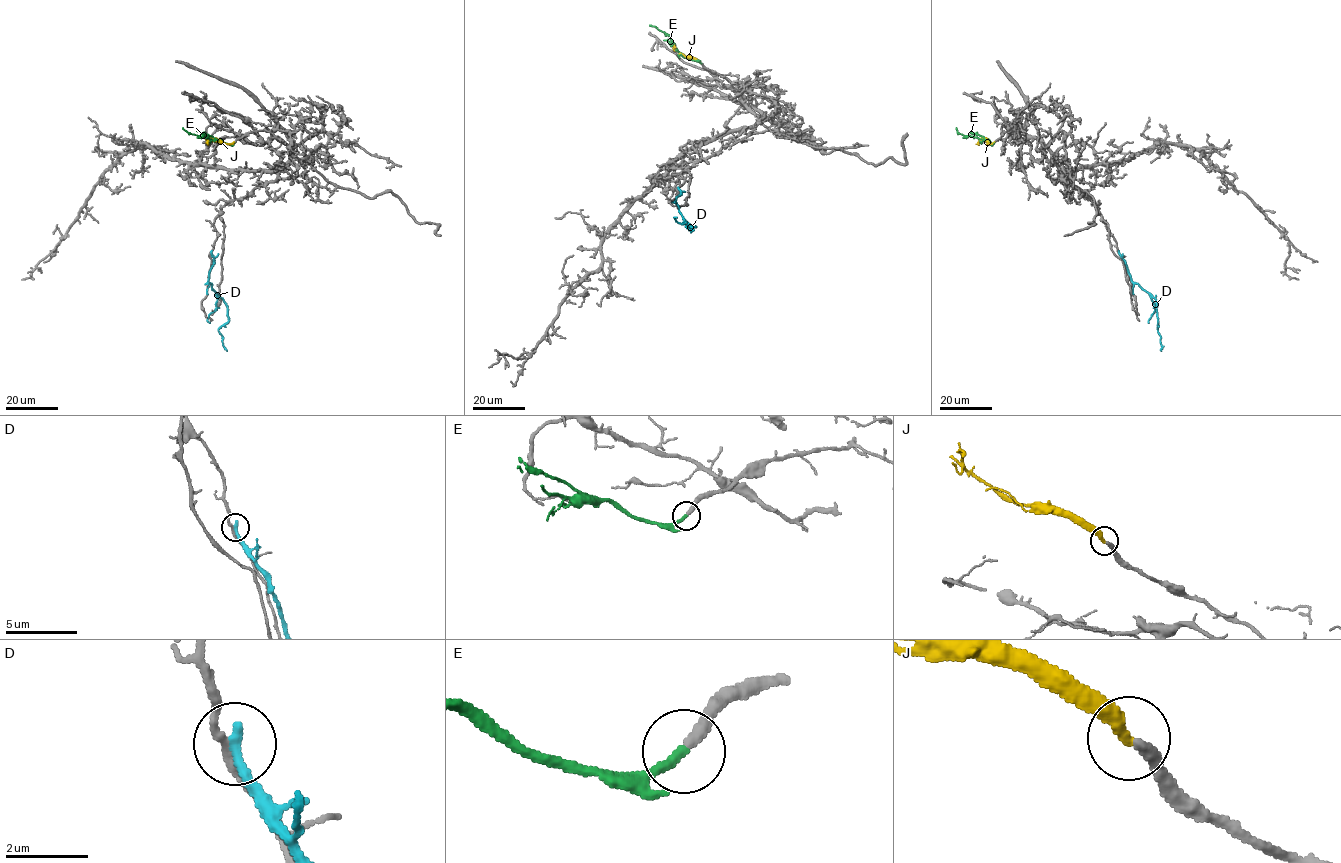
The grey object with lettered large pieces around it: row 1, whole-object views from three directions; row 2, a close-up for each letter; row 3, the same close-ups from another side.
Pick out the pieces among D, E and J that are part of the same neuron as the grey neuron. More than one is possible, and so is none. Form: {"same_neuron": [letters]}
{"same_neuron": ["E"]}

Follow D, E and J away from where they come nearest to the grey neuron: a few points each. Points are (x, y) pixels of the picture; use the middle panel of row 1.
D: (678, 187), (680, 194), (675, 202), (678, 211), (695, 226), (685, 226), (694, 230)
E: (701, 63), (684, 57), (668, 35), (649, 25)
J: (700, 63), (682, 55), (674, 45)

